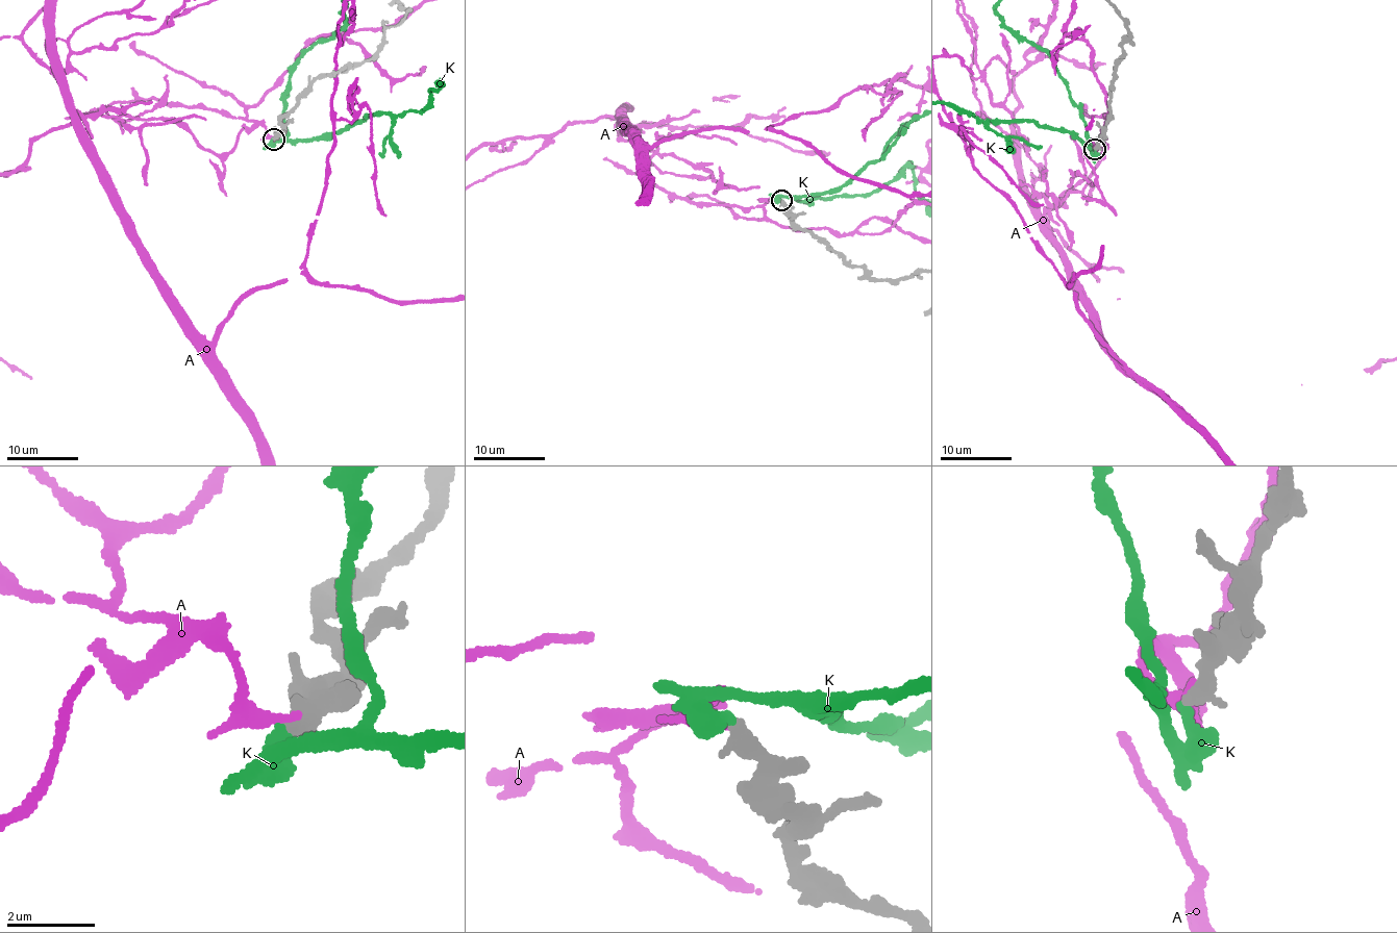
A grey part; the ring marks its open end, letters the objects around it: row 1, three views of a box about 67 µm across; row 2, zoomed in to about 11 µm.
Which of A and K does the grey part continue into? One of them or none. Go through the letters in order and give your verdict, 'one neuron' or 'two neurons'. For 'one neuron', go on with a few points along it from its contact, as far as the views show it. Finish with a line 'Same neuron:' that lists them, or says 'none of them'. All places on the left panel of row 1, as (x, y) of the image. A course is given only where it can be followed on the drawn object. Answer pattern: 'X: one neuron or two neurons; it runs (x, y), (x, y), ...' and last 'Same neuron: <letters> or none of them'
A: two neurons
K: one neuron
Same neuron: K

